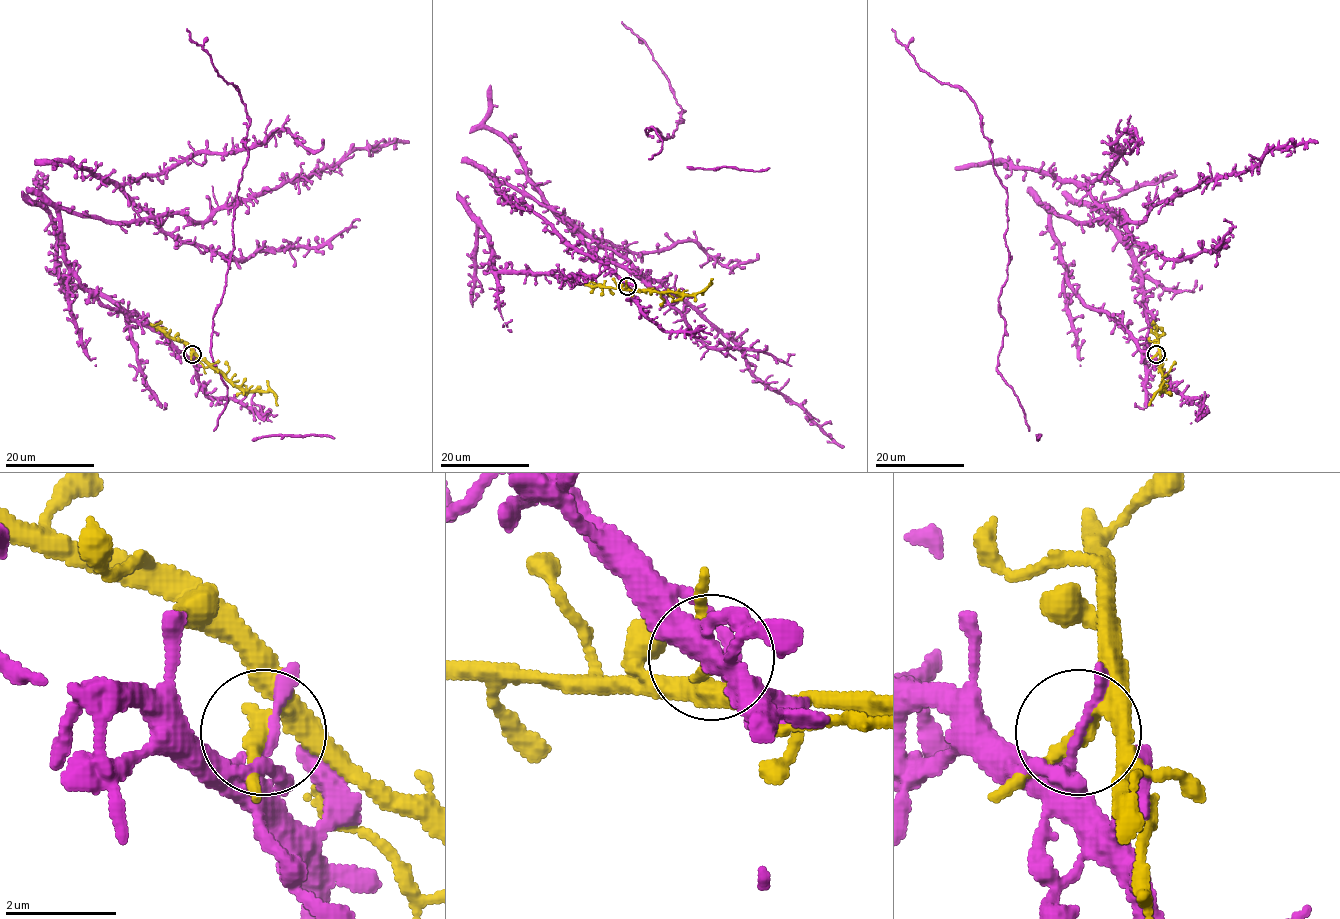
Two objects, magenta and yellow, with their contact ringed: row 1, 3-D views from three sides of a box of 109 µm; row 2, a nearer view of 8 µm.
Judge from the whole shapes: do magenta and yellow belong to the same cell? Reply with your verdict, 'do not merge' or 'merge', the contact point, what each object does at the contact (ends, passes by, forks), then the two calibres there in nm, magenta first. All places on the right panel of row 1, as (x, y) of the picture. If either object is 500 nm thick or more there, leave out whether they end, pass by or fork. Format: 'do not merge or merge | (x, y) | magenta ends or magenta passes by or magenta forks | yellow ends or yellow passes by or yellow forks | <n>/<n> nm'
merge | (1156, 354) | magenta forks | yellow forks | 150/220 nm

